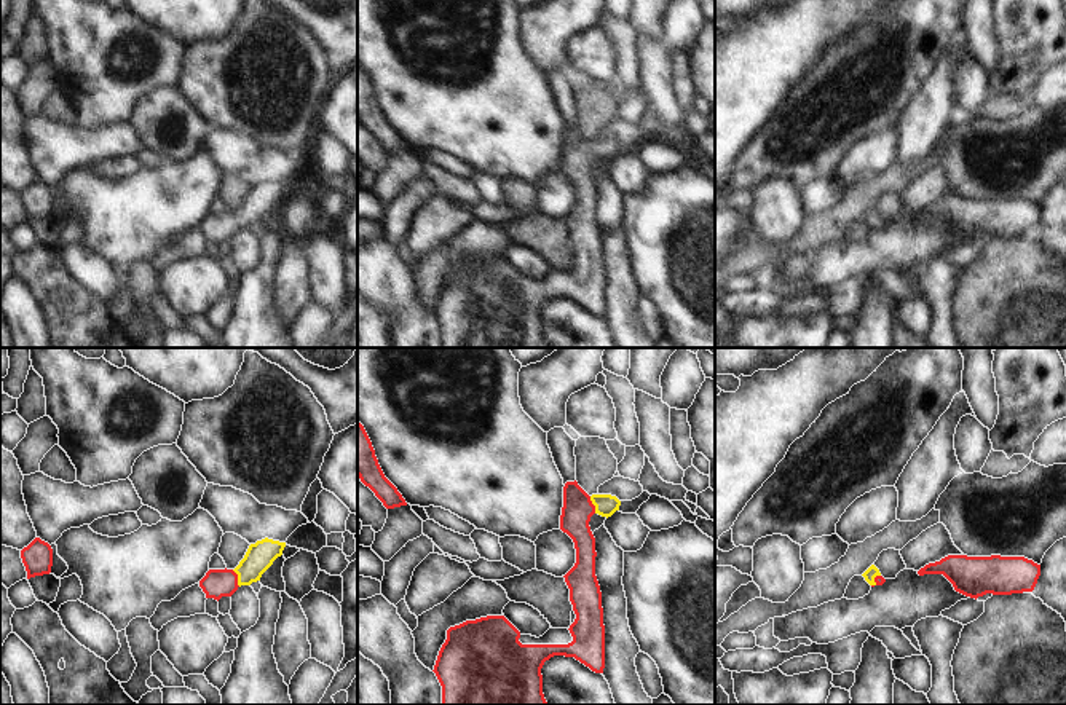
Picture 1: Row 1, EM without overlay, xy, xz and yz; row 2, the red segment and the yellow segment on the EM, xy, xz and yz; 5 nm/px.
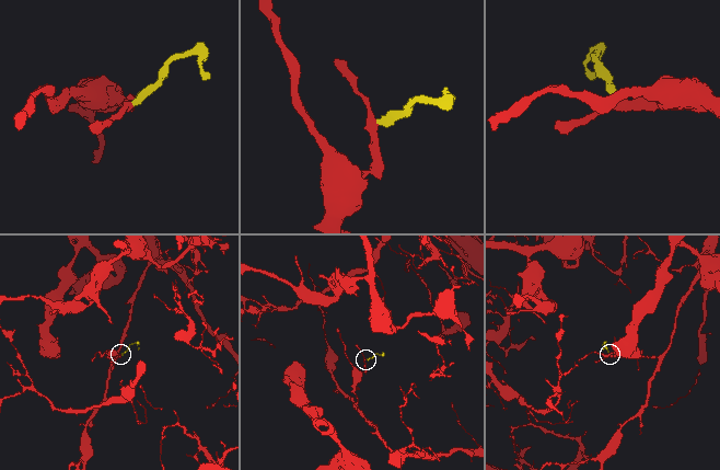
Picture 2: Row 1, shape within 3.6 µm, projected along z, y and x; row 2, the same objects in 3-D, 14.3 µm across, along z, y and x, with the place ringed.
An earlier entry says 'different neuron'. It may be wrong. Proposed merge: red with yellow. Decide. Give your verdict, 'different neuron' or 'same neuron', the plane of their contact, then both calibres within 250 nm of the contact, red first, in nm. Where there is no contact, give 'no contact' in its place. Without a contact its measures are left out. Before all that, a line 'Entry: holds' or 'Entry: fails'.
Entry: fails
same neuron | xy | 140/140 nm

